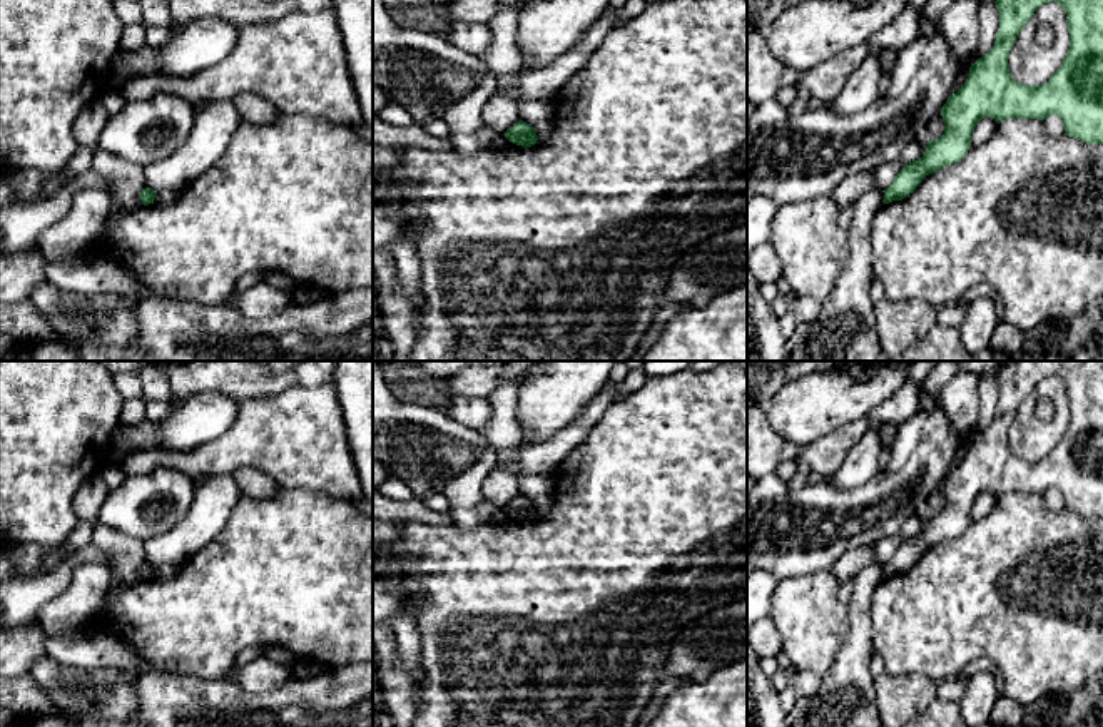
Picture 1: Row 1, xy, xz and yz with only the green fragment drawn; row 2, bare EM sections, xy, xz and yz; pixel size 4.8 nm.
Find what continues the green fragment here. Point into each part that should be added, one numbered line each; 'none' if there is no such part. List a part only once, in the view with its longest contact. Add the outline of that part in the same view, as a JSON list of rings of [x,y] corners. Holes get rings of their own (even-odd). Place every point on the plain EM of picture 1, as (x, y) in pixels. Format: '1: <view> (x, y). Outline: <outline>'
none

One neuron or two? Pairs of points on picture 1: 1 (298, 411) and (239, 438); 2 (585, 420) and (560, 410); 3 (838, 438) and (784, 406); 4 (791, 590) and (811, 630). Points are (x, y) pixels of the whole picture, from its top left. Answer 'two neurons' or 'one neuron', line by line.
1: one neuron
2: two neurons
3: two neurons
4: one neuron

